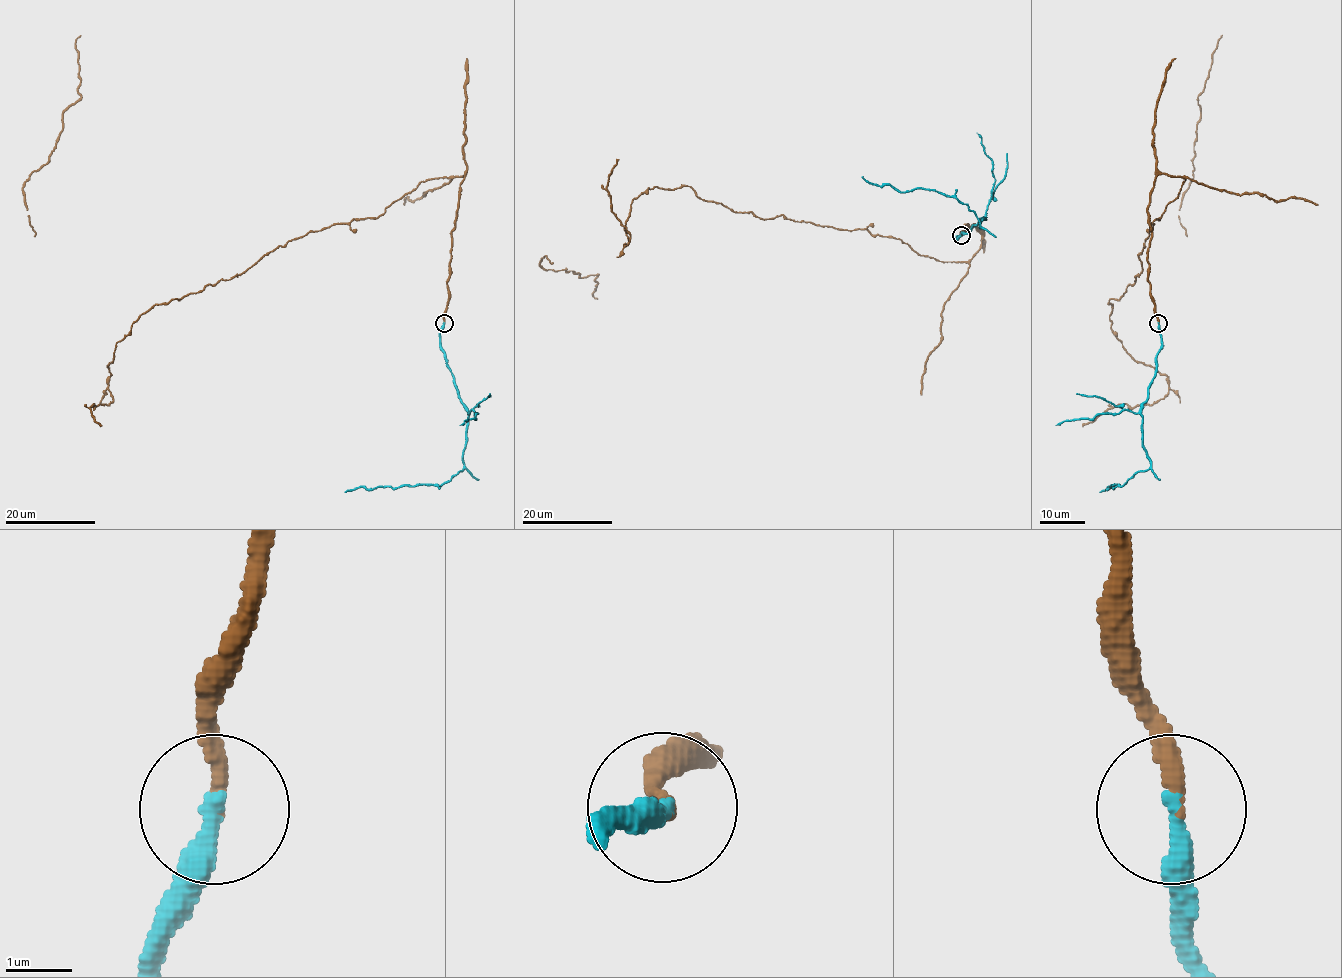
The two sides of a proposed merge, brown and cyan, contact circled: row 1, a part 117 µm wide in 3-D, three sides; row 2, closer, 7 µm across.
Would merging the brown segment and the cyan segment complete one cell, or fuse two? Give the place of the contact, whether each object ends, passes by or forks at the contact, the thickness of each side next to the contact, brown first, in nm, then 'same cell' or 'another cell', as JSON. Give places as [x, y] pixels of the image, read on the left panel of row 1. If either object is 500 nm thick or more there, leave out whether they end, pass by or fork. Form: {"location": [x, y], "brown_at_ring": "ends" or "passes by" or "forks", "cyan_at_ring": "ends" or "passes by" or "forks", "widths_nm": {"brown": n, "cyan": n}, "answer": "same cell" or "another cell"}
{"location": [444, 323], "brown_at_ring": "ends", "cyan_at_ring": "ends", "widths_nm": {"brown": 240, "cyan": 340}, "answer": "same cell"}

